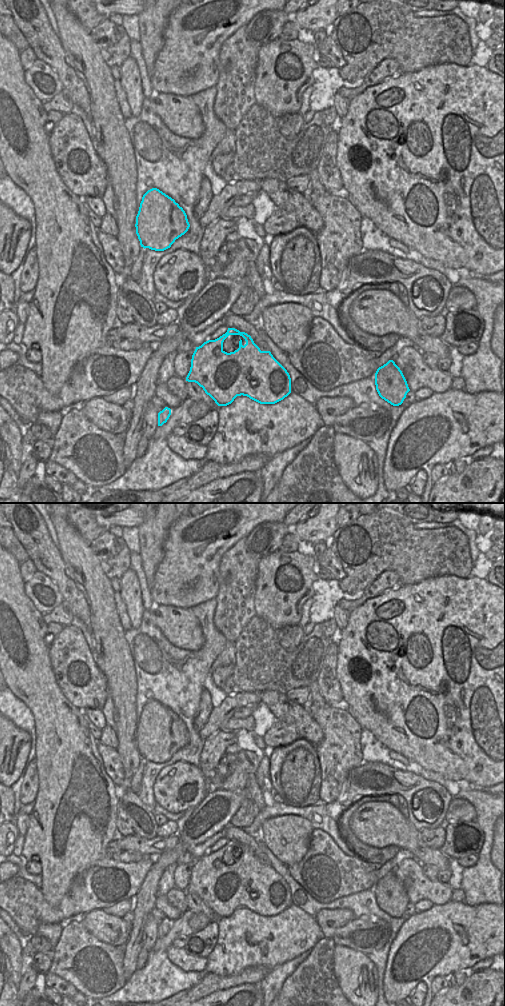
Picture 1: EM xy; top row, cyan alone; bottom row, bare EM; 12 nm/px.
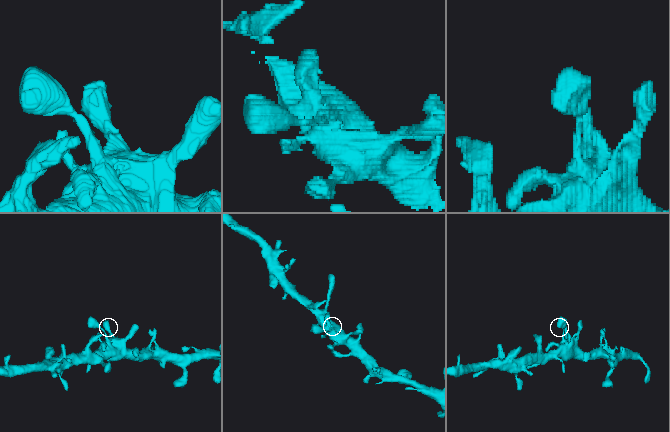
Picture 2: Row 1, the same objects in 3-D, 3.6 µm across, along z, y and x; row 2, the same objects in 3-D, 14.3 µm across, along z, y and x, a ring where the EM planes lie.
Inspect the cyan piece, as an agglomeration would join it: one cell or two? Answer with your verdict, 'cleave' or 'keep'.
keep

